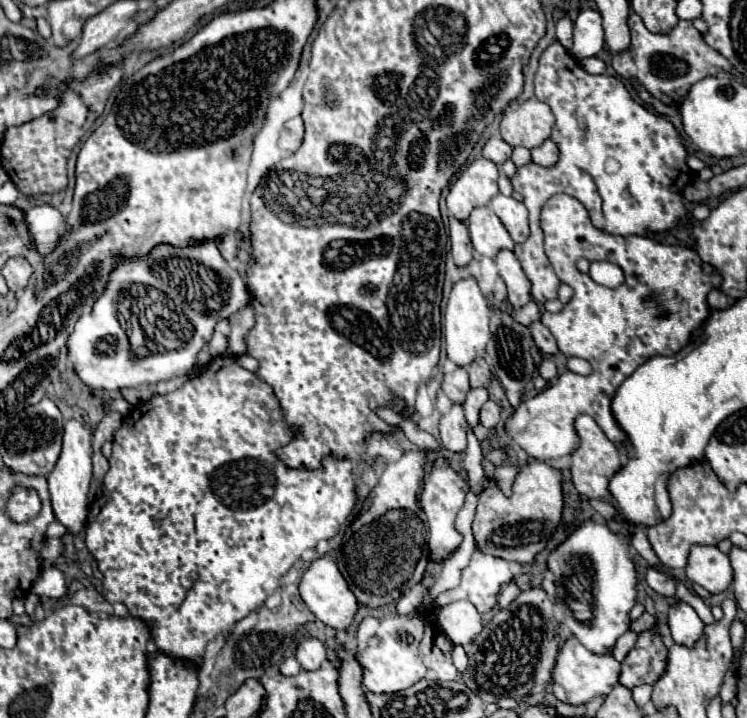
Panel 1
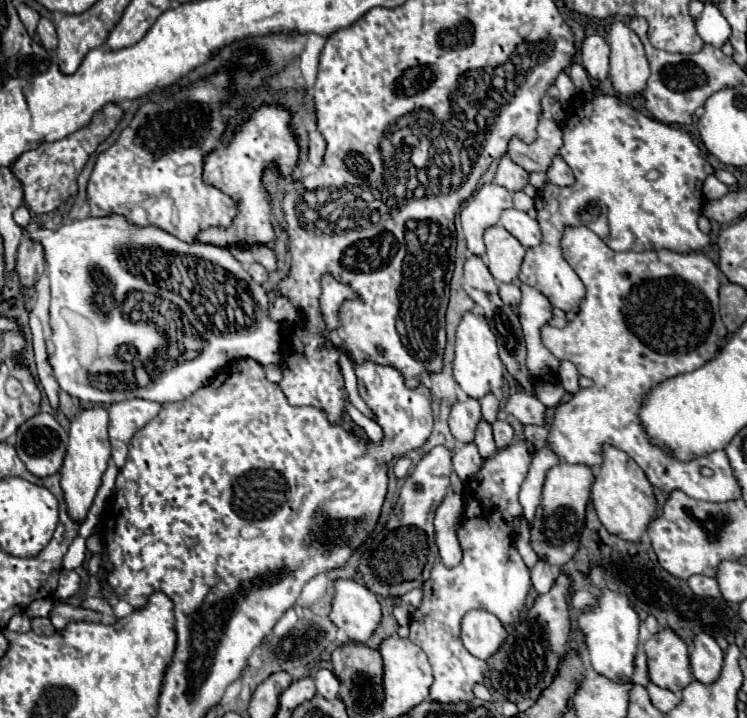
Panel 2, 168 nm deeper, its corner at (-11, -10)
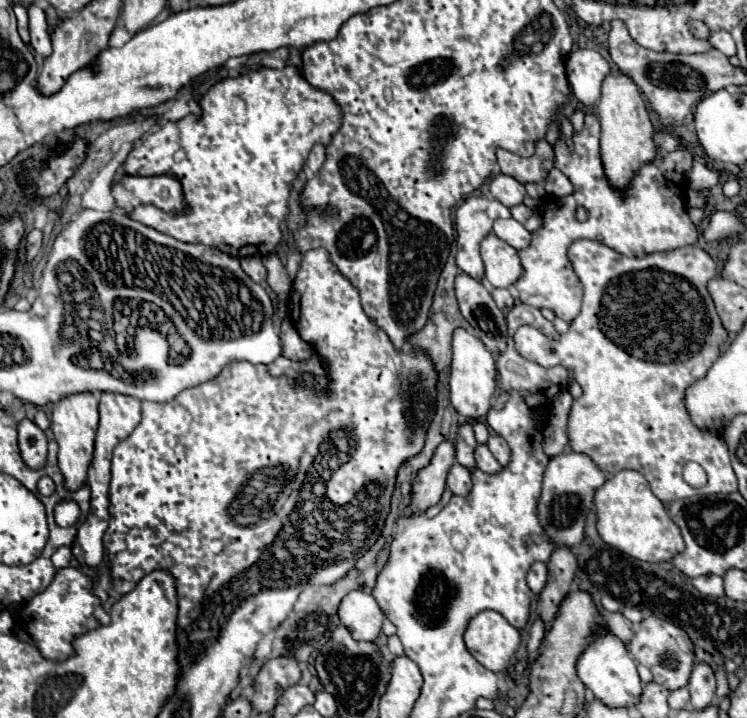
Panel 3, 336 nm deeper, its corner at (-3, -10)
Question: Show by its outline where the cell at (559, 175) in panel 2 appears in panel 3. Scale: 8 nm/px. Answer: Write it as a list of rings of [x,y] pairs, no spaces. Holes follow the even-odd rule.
[[[552,168],[552,170],[550,170],[548,178],[544,180],[544,188],[546,188],[546,192],[548,192],[550,196],[558,196],[558,198],[568,196],[568,194],[574,192],[572,182],[568,180],[568,176],[566,176],[564,172],[560,172],[558,168]]]

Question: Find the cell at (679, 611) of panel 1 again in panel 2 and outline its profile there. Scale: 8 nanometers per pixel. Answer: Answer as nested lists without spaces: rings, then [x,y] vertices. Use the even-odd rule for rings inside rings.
[[[698,634],[694,638],[690,664],[692,664],[692,672],[696,680],[700,680],[702,684],[714,684],[720,678],[722,658],[724,654],[712,636]]]

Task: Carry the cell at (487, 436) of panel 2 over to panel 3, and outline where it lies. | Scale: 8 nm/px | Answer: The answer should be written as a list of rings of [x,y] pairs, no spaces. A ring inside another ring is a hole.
[[[478,444],[474,450],[474,458],[476,458],[476,466],[482,472],[498,472],[502,466],[498,464],[498,460],[492,456],[492,452],[488,450],[486,444]]]

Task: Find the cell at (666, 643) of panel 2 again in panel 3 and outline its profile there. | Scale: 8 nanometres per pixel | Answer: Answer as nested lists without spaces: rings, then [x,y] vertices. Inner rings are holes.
[[[648,616],[646,620],[640,622],[640,630],[634,634],[632,642],[628,644],[628,650],[636,662],[644,664],[654,674],[656,684],[668,690],[678,690],[688,684],[694,664],[694,650],[688,634],[676,628],[674,624],[668,624],[666,620],[660,620],[656,616]]]

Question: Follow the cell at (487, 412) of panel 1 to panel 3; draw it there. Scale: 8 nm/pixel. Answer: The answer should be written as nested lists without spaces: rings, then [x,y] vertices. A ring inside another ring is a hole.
[[[490,434],[490,438],[488,438],[488,442],[486,442],[486,446],[490,448],[490,452],[494,454],[494,458],[502,464],[502,466],[506,466],[508,464],[508,460],[510,460],[510,448],[508,448],[508,444],[506,444],[506,440],[502,438],[502,436],[498,436],[498,434]]]

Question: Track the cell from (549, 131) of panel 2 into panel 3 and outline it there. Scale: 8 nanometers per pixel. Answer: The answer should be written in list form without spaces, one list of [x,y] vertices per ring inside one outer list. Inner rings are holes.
[[[546,140],[536,142],[536,152],[530,158],[516,156],[508,150],[498,150],[500,170],[518,182],[544,182],[550,168],[554,166],[554,148]]]

